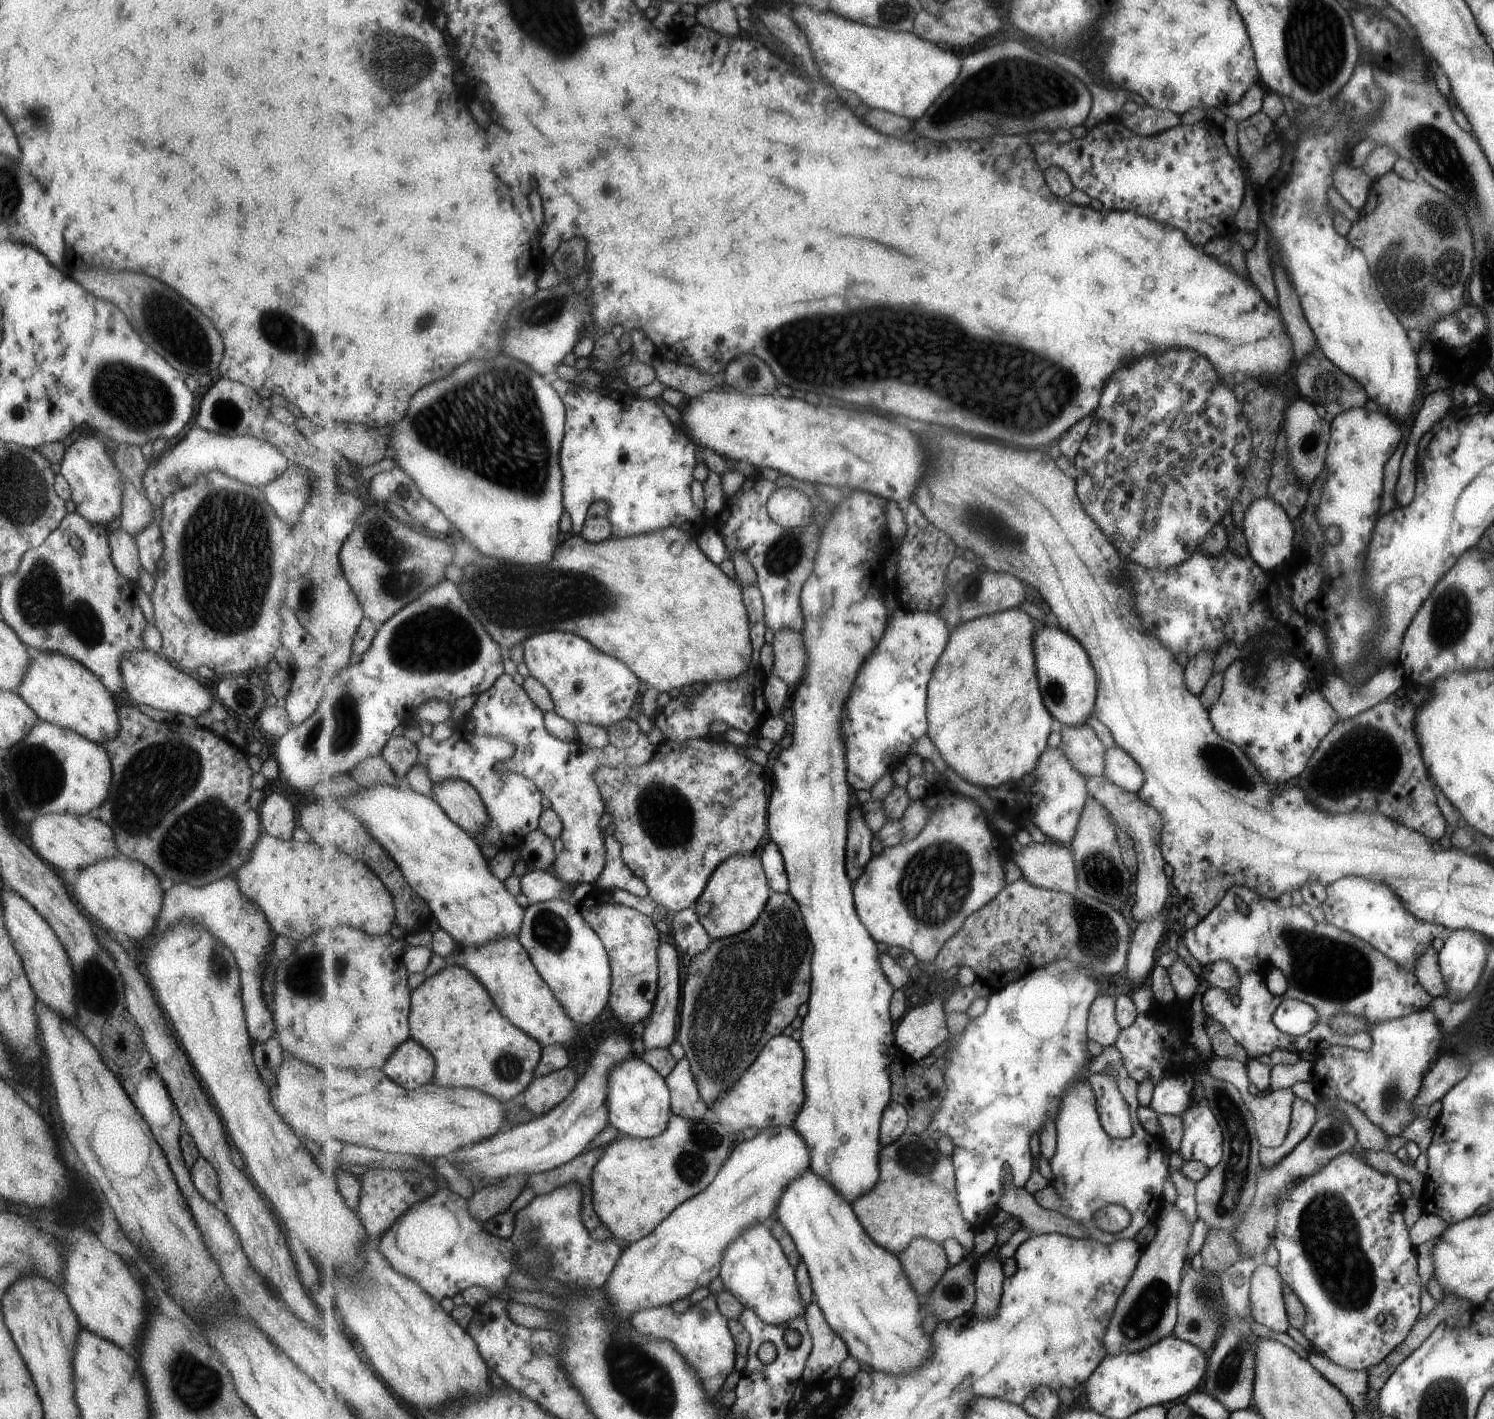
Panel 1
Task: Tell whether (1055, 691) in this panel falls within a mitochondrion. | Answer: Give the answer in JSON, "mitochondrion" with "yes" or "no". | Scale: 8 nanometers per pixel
{"mitochondrion":"yes"}

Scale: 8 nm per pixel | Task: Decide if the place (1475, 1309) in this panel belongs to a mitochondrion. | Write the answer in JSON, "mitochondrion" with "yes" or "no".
{"mitochondrion":"no"}

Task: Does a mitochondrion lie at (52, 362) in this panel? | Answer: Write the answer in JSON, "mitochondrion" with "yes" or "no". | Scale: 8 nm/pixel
{"mitochondrion":"no"}

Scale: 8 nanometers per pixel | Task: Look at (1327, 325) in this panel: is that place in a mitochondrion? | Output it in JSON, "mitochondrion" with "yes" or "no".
{"mitochondrion":"no"}

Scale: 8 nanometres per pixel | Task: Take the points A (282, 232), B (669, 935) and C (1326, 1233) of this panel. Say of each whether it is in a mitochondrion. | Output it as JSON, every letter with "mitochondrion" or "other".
{"A":"other","B":"other","C":"mitochondrion"}

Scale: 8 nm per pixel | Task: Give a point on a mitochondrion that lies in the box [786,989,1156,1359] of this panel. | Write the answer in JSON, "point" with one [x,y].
{"point":[919,1160]}

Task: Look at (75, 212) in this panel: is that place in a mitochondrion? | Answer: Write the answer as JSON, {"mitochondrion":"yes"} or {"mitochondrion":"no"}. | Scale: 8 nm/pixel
{"mitochondrion":"no"}

